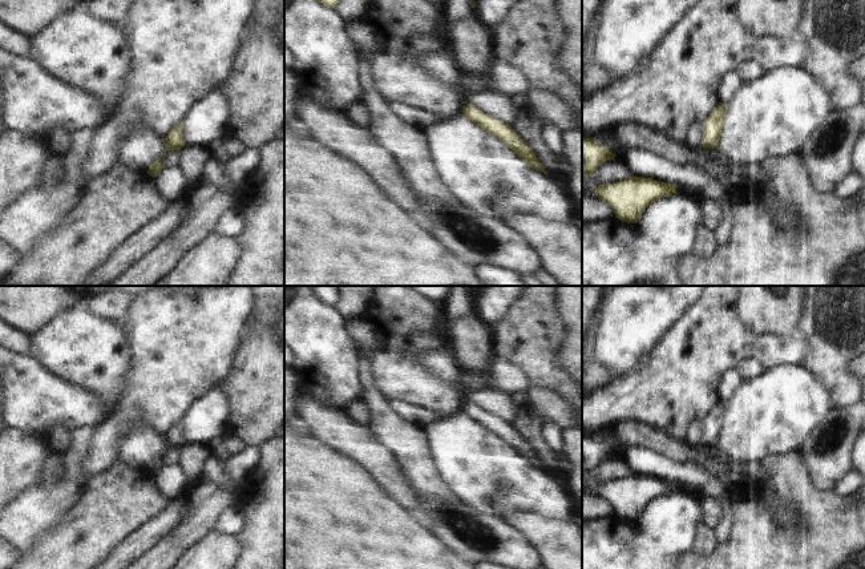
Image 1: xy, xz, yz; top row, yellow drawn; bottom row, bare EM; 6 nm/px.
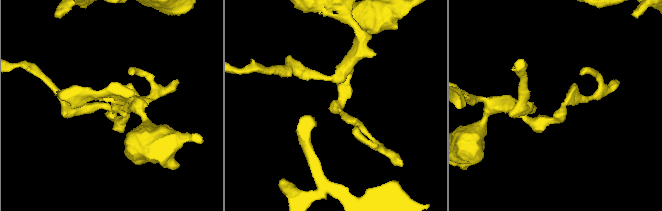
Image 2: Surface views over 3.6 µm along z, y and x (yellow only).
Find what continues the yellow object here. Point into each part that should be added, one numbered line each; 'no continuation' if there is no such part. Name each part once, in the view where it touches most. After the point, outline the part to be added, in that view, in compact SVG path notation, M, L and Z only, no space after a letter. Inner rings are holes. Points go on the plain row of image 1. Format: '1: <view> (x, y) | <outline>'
no continuation

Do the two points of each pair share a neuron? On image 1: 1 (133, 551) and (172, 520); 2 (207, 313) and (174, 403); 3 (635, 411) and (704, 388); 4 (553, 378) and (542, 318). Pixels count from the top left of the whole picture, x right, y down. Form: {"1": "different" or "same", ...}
{"1": "same", "2": "same", "3": "same", "4": "same"}

